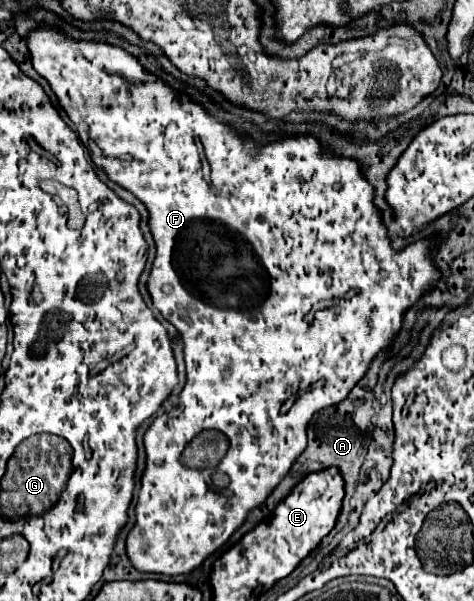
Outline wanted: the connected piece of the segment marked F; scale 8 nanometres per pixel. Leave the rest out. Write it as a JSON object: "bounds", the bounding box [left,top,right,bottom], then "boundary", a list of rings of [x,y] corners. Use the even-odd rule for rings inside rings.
{"bounds":[28,27,440,575],"boundary":[[[42,27],[30,33],[28,37],[28,49],[32,55],[34,69],[50,83],[52,91],[58,97],[58,103],[68,113],[70,121],[74,123],[74,129],[78,137],[82,139],[84,147],[90,151],[92,161],[96,167],[100,167],[112,181],[116,181],[126,191],[134,193],[148,209],[148,227],[156,241],[156,259],[146,283],[146,289],[150,293],[150,299],[156,309],[160,309],[162,317],[168,319],[180,333],[184,341],[184,359],[186,359],[186,385],[180,393],[182,399],[182,415],[180,417],[169,417],[167,413],[156,417],[154,423],[144,433],[144,447],[146,447],[146,469],[142,473],[142,487],[138,491],[138,503],[136,503],[136,525],[130,529],[126,537],[126,555],[132,563],[132,567],[140,573],[158,573],[158,575],[182,575],[196,569],[208,555],[212,555],[218,547],[222,547],[228,537],[244,523],[246,515],[256,509],[256,505],[262,505],[262,501],[272,493],[274,485],[282,481],[282,477],[290,471],[290,465],[294,463],[294,457],[306,449],[306,427],[312,419],[312,413],[316,413],[322,407],[336,405],[338,401],[344,401],[350,393],[350,389],[360,381],[360,377],[366,373],[370,361],[376,357],[376,353],[388,349],[392,337],[402,327],[404,311],[426,291],[434,287],[434,283],[440,279],[440,271],[432,263],[432,253],[428,251],[430,245],[434,245],[434,239],[422,239],[412,245],[408,245],[404,251],[394,251],[390,245],[390,239],[386,237],[386,227],[382,225],[380,211],[374,207],[372,197],[374,189],[372,185],[362,177],[360,165],[352,159],[342,161],[318,161],[320,145],[314,137],[286,137],[284,141],[258,147],[252,139],[242,137],[238,131],[234,131],[230,125],[218,121],[216,117],[208,115],[198,103],[192,103],[186,99],[186,105],[174,105],[174,97],[168,97],[168,87],[158,77],[146,73],[139,61],[132,55],[128,55],[124,49],[108,45],[108,43],[78,43],[68,39],[64,33]],[[194,137],[202,143],[202,153],[206,161],[200,159],[198,147],[194,143]],[[202,429],[218,429],[222,431],[228,441],[230,449],[226,457],[220,461],[220,465],[214,471],[226,473],[230,477],[230,485],[224,489],[218,489],[212,483],[212,469],[182,469],[178,465],[178,453],[182,453],[182,445],[194,437],[194,433],[202,433]]]}

